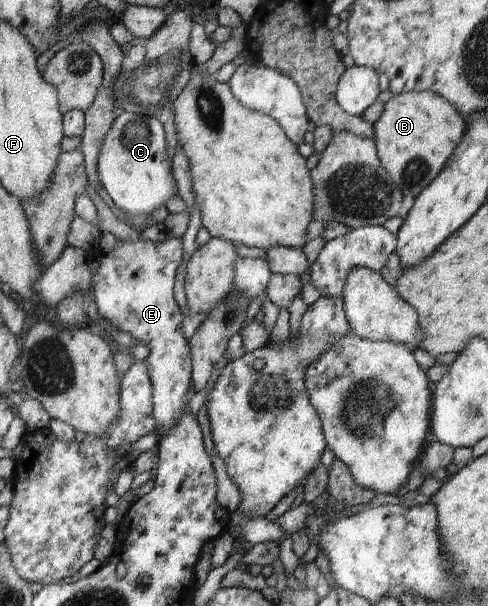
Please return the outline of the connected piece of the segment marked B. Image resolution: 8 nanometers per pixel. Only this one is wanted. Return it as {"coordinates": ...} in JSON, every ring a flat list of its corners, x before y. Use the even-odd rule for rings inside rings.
{"coordinates":[[410,91,394,95,383,104,380,118,373,124,373,141,382,166,389,172,396,185,400,187,403,196,416,198,427,184,445,167,448,157,462,138,466,122,457,108,454,108,443,96,428,91]]}

